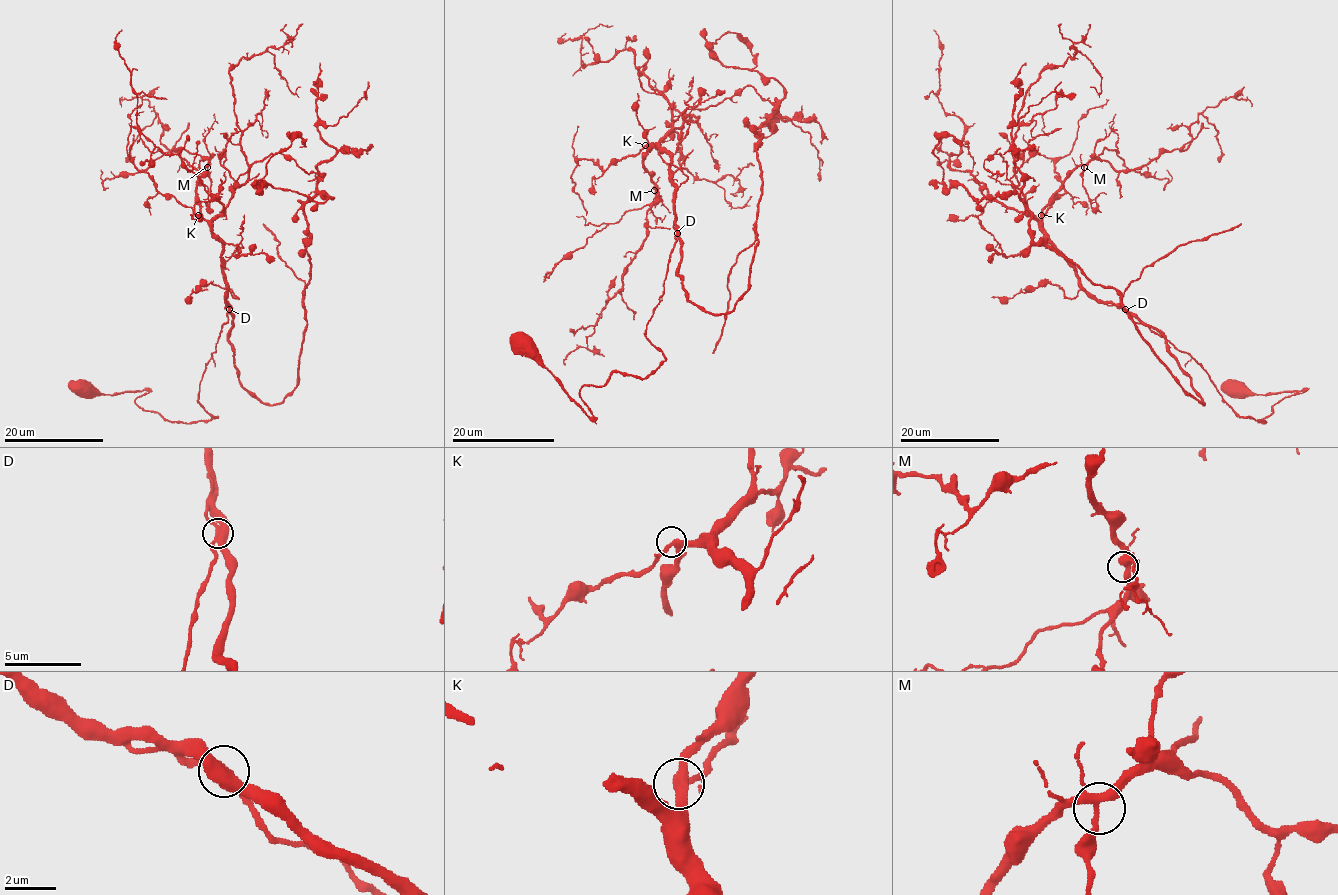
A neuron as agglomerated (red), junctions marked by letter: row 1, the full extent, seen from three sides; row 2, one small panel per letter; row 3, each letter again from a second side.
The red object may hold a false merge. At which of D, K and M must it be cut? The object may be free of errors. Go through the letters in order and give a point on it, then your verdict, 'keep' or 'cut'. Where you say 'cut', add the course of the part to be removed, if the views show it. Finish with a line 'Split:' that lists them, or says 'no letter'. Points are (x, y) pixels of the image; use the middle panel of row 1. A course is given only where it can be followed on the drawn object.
D: place (677, 233); keep
K: place (645, 145); keep
M: place (654, 190); keep
Split: no letter

